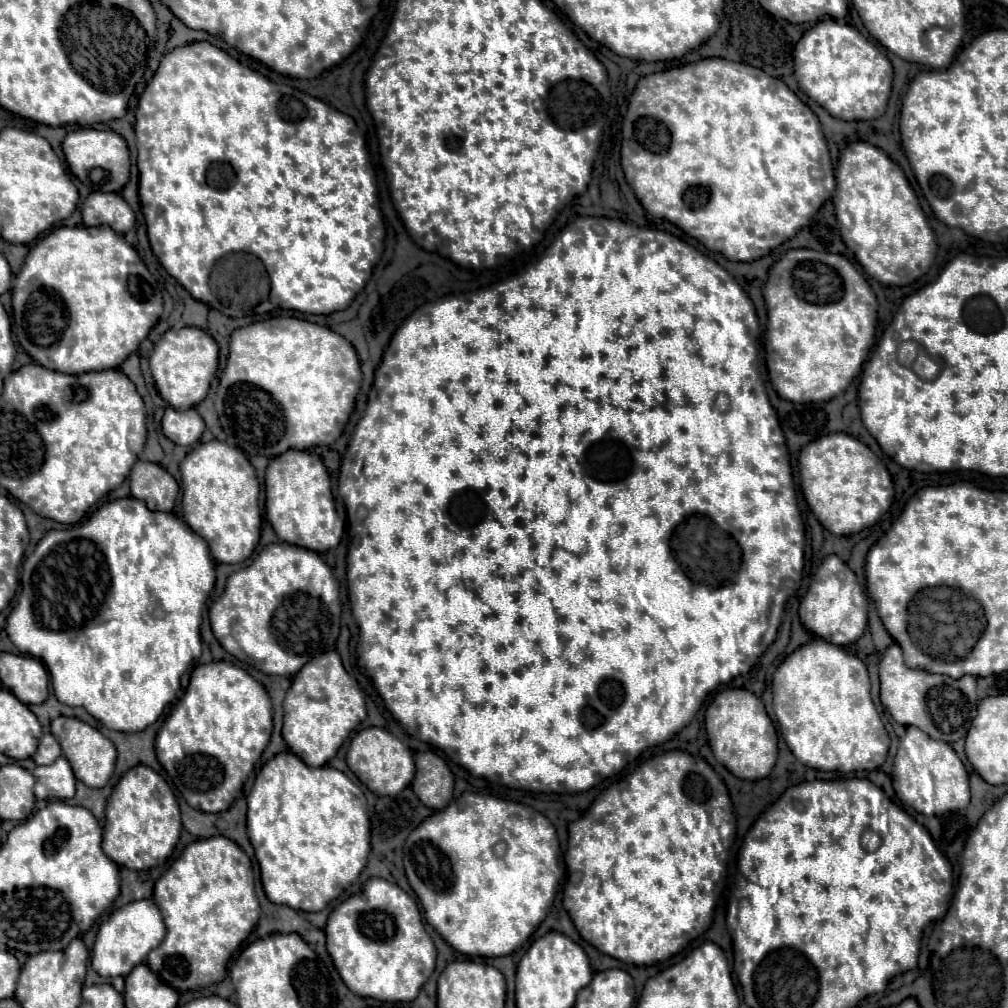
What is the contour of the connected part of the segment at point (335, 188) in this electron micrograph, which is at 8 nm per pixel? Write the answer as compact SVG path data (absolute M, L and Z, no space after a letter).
M199 42L199 44L187 44L183 48L175 48L171 50L169 54L163 56L153 80L147 84L145 92L140 95L137 106L137 122L134 123L135 136L137 136L137 166L139 166L139 198L141 202L141 208L143 214L145 214L145 222L147 222L147 234L149 234L149 242L151 242L151 248L153 248L153 254L157 256L157 260L161 262L161 266L165 266L165 270L199 302L205 302L209 304L211 308L219 310L221 314L225 316L231 316L233 314L249 314L251 310L257 310L257 312L273 312L277 308L281 310L297 310L297 312L303 312L303 314L331 314L331 312L337 312L337 310L345 310L351 300L363 290L365 282L369 280L371 276L371 268L375 266L375 262L379 260L381 252L383 252L383 238L385 234L384 221L379 210L379 200L377 200L377 188L374 176L374 169L369 159L368 151L365 148L365 140L357 128L357 124L353 122L351 116L331 108L329 104L301 92L301 90L295 90L291 86L287 86L287 92L279 92L279 86L273 84L271 80L267 80L265 76L261 76L259 72L247 68L247 66L241 66L235 58L231 58L229 54L225 54L223 50L219 50L217 46L209 44L209 42Z

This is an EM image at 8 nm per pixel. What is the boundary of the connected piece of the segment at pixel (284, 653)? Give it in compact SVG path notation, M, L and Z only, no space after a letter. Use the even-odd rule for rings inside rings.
M285 542L267 544L247 568L229 576L225 592L209 608L209 620L213 636L231 656L265 674L293 676L305 662L335 648L341 622L339 584L319 554Z

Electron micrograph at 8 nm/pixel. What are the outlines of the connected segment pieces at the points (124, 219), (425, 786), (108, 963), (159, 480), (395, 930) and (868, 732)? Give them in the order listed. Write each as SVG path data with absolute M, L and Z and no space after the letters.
M93 192L83 204L83 224L101 226L107 224L115 232L125 234L135 224L131 206L115 192Z
M433 750L415 754L415 778L413 778L413 792L417 798L433 810L445 808L453 798L453 774L447 762Z
M137 900L115 910L101 926L95 936L91 966L99 976L127 976L131 968L145 962L147 952L157 948L165 936L165 924L159 908L153 900Z
M137 462L129 476L131 496L143 500L153 512L171 512L179 494L175 478L153 462Z
M371 878L363 886L363 896L355 894L331 912L325 935L327 952L333 958L339 976L353 994L363 998L375 998L381 1002L411 1002L417 998L421 986L435 968L435 946L431 936L425 932L415 900L397 884L381 878Z
M811 640L789 654L773 674L773 710L793 756L815 770L857 772L883 766L889 734L869 696L865 664L825 640Z

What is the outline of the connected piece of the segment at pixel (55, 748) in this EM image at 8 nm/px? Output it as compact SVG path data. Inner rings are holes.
M45 734L39 740L39 748L37 748L35 756L33 756L33 762L37 766L47 766L47 764L53 764L59 756L61 756L61 748L59 748L57 740L51 734Z

